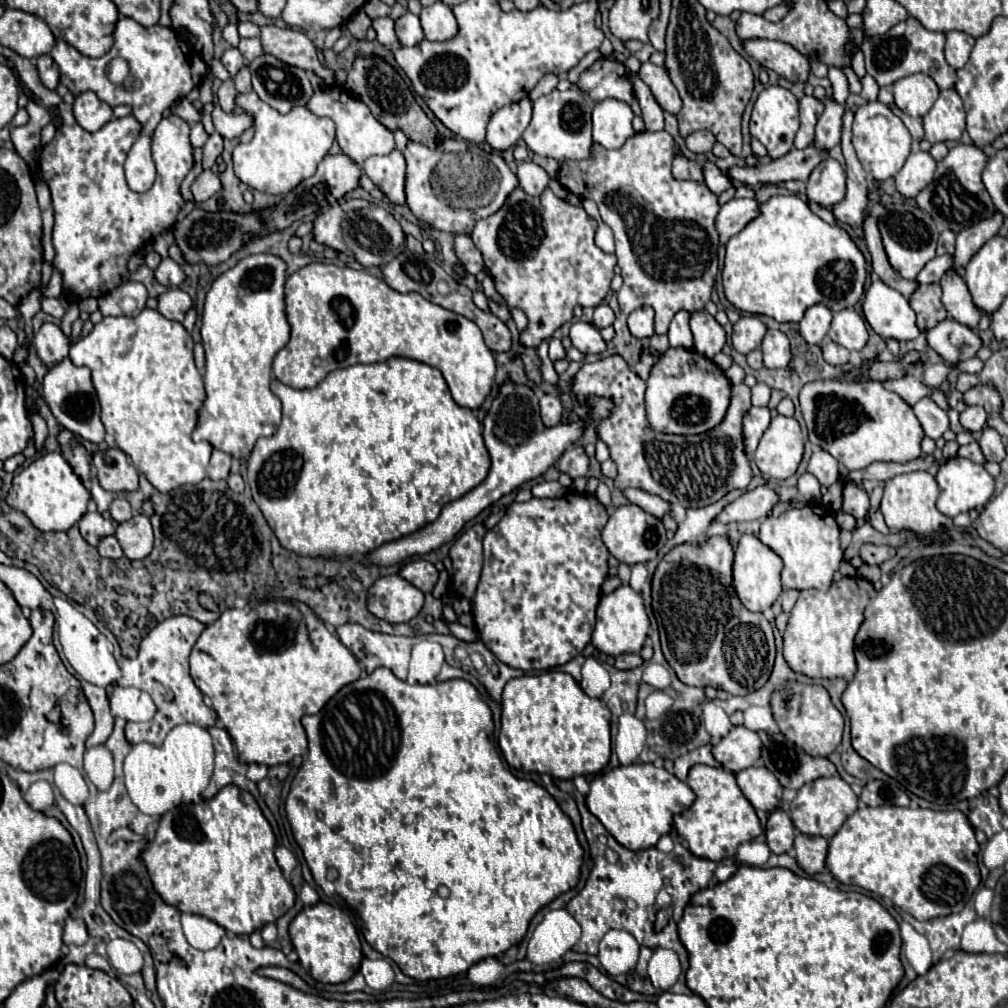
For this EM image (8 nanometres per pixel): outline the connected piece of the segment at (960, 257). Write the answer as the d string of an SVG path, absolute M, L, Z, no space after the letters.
M997 212L993 218L985 218L985 222L977 222L957 234L957 248L955 248L955 268L967 266L971 256L989 240L993 238L999 228L1003 226L1003 214Z

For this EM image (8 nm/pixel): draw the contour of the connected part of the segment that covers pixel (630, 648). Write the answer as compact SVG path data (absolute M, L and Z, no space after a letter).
M619 586L615 592L605 594L597 606L597 626L593 632L593 646L599 652L605 652L607 656L619 656L625 652L639 654L647 638L647 630L649 630L649 618L641 594L637 594L629 586Z

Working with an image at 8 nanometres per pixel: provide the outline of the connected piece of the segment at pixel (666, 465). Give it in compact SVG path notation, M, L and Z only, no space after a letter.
M619 354L605 356L597 362L585 362L577 370L577 374L573 376L569 388L583 406L589 406L591 398L597 398L597 396L613 400L613 414L609 414L609 418L599 420L595 430L597 430L597 436L607 444L611 460L617 464L619 474L615 478L615 486L619 490L631 486L631 488L639 488L649 494L655 494L655 496L667 500L669 504L681 504L683 508L701 508L701 506L717 502L733 488L747 488L749 486L753 472L751 472L749 460L745 456L743 434L741 434L741 420L743 420L745 412L751 408L751 388L749 386L745 386L745 384L733 386L731 406L729 406L723 422L717 428L713 428L705 434L699 434L699 436L659 434L649 426L647 416L645 416L645 402L643 402L645 382L629 368L629 364Z

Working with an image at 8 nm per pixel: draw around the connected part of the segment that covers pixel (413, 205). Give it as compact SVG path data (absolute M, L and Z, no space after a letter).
M441 140L437 148L407 142L405 148L407 178L405 196L409 210L417 220L427 222L435 230L451 234L467 234L471 222L495 214L517 186L517 176L497 152L485 152L479 146L465 146L465 140Z

